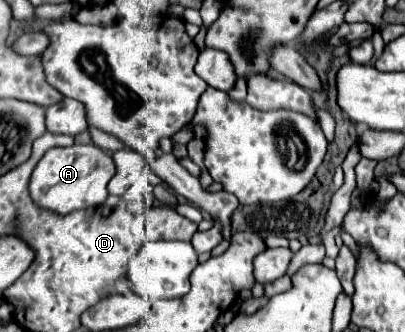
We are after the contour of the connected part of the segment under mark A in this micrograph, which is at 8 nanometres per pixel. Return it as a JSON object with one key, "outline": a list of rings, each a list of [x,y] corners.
{"outline":[[[71,145],[53,147],[37,163],[31,181],[29,195],[37,207],[49,209],[57,215],[67,215],[77,209],[97,207],[107,199],[107,183],[115,175],[115,163],[97,145]]]}

